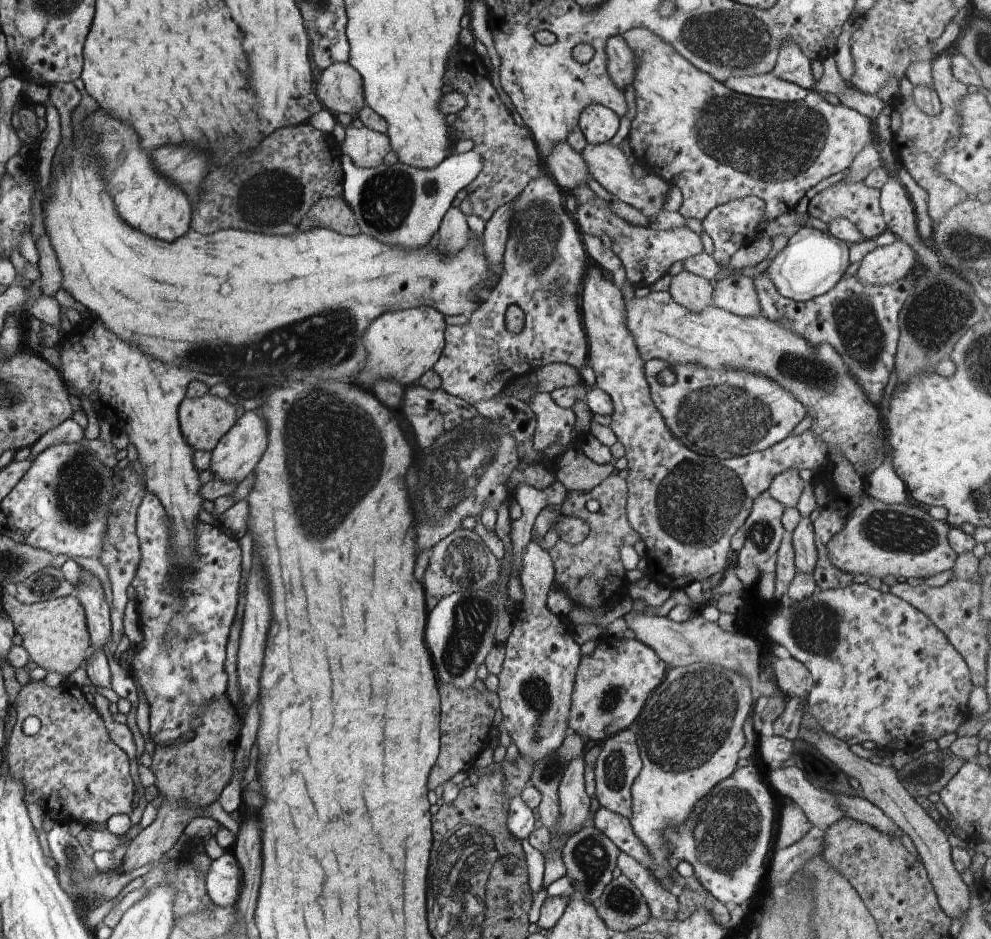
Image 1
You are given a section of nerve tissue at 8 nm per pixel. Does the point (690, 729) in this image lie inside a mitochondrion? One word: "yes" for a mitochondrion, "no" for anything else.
yes

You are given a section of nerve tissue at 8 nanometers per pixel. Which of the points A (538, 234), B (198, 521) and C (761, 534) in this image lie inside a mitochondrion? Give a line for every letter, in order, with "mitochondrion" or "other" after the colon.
A: mitochondrion
B: other
C: mitochondrion

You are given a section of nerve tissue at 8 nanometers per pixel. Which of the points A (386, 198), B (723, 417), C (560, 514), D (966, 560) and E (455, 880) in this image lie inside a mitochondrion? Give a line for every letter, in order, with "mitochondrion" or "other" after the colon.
A: mitochondrion
B: mitochondrion
C: other
D: other
E: mitochondrion

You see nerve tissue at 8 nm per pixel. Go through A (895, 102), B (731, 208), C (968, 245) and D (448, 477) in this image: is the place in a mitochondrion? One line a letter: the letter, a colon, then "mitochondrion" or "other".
A: other
B: other
C: mitochondrion
D: mitochondrion

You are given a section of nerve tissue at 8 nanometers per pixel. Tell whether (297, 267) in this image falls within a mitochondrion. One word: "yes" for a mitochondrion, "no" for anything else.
no

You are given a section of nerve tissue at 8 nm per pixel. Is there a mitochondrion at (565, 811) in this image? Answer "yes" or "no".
no

